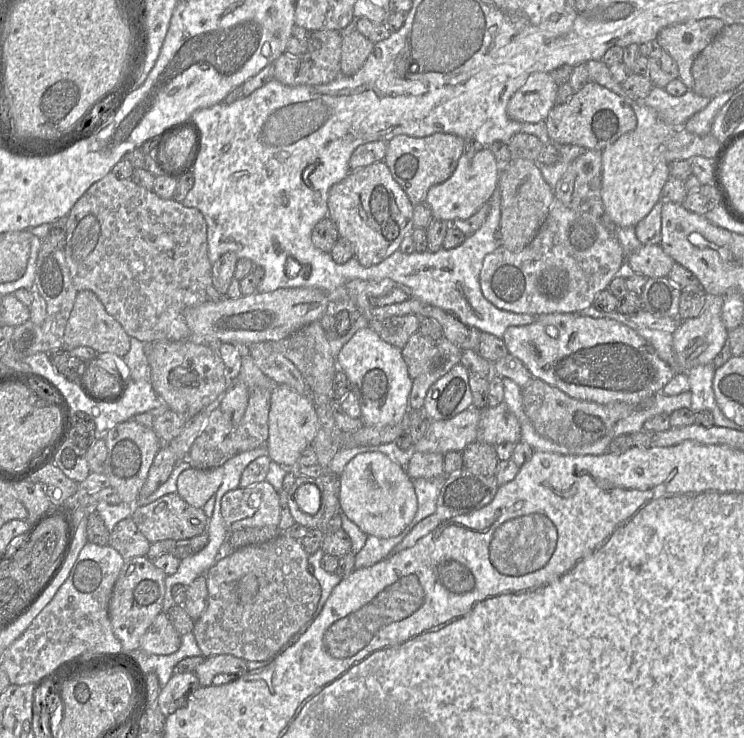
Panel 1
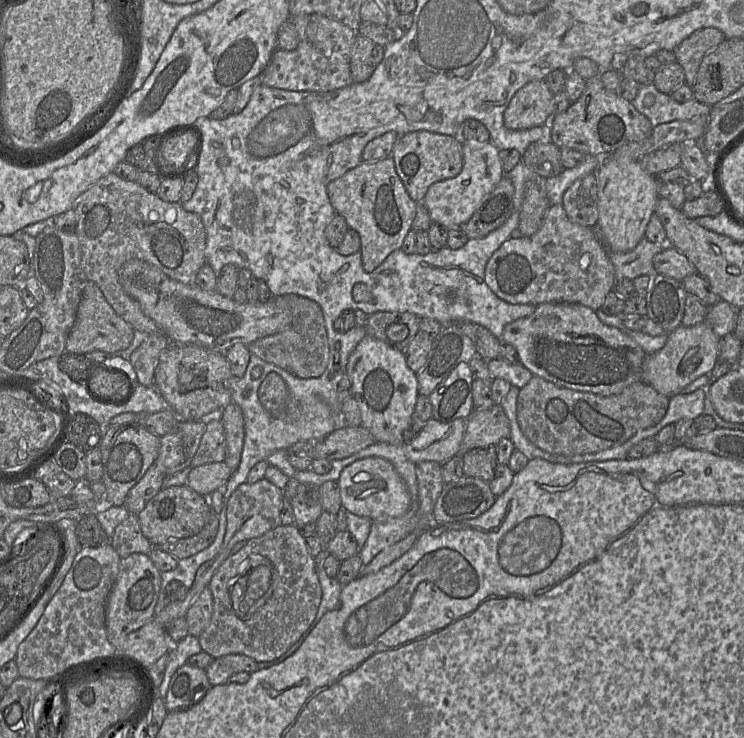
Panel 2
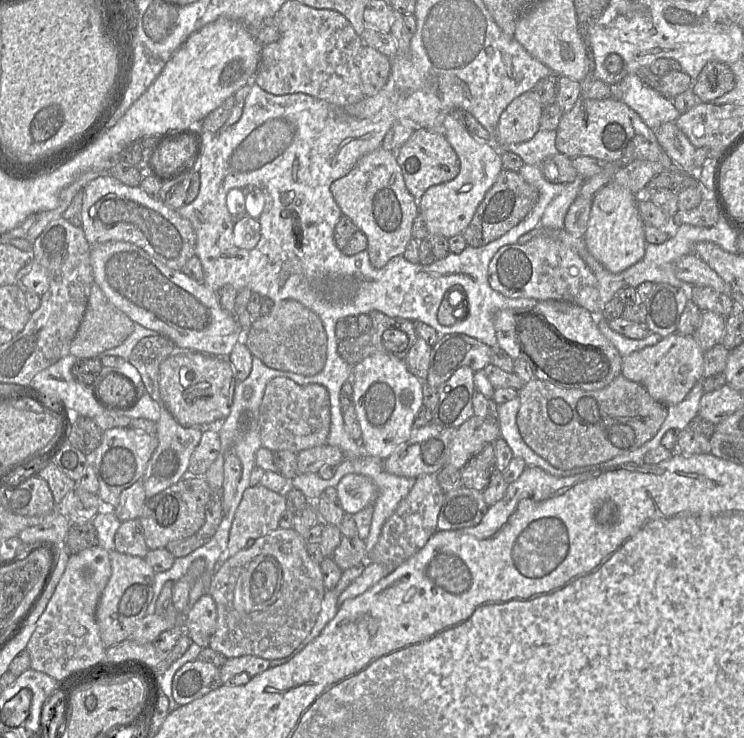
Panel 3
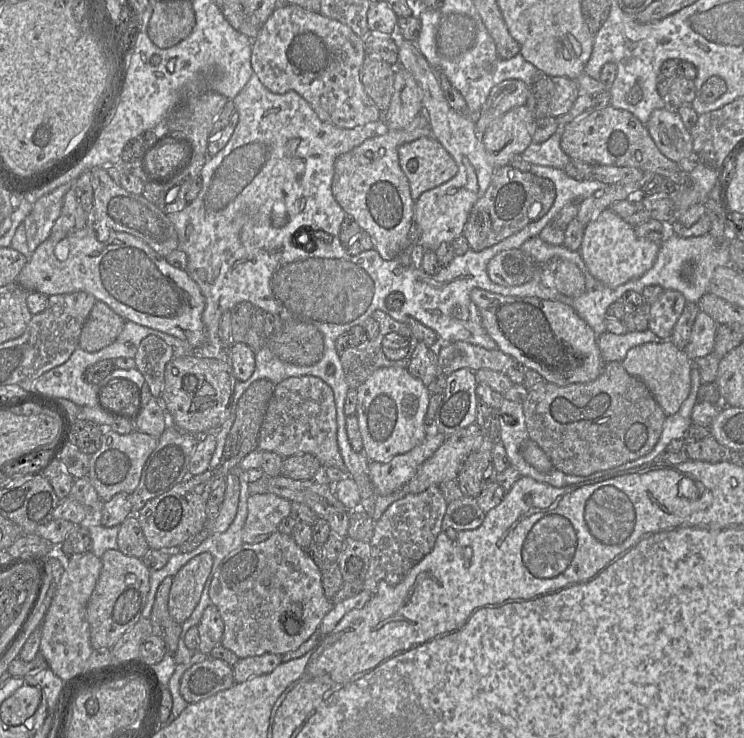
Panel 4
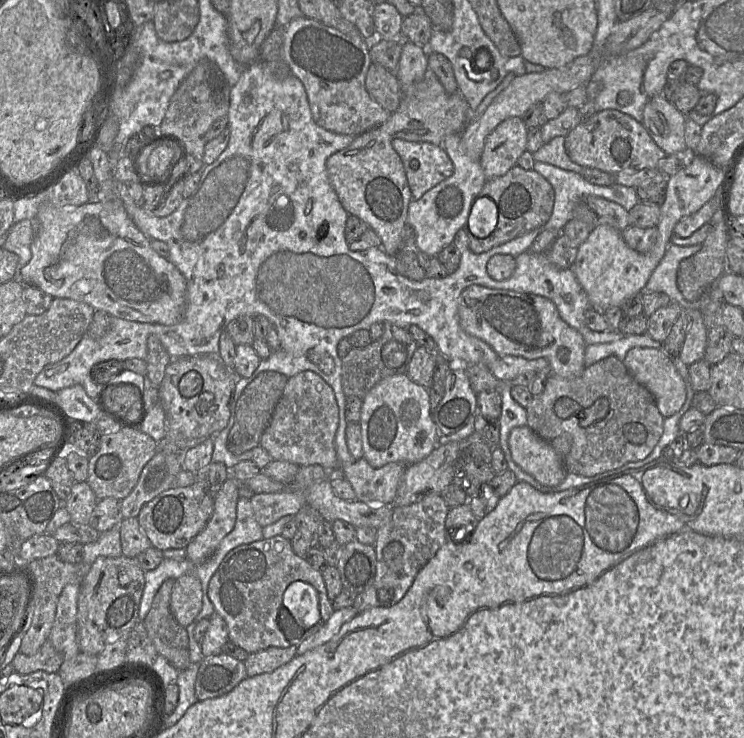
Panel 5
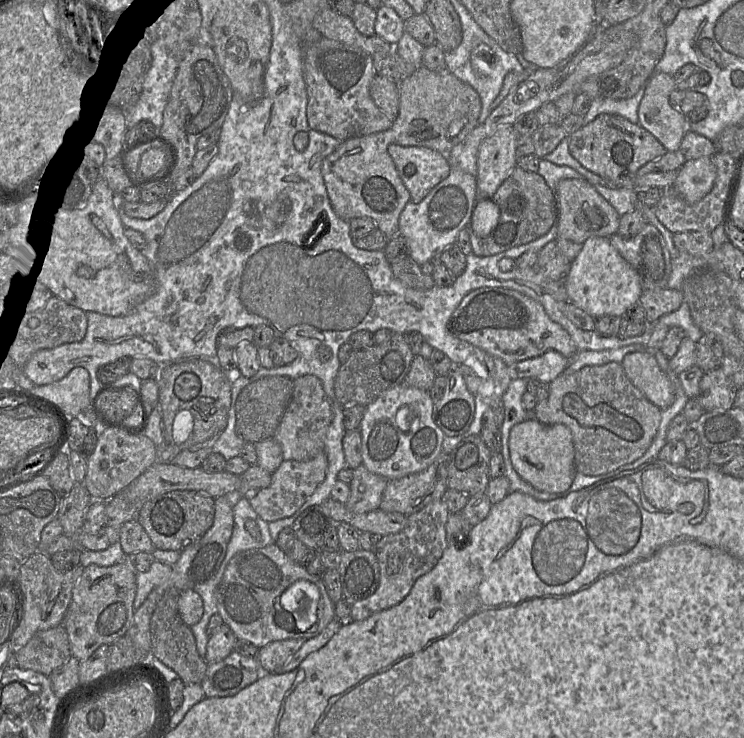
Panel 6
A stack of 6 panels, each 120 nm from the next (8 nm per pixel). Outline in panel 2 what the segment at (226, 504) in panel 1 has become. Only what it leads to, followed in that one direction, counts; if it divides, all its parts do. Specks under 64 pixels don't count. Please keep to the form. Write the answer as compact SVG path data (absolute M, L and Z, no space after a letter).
M264 478L253 484L243 483L239 485L228 500L226 534L219 553L200 566L196 572L194 583L184 599L168 604L160 614L155 614L153 619L162 625L166 625L175 619L185 618L189 608L199 598L202 591L209 586L212 576L231 555L231 550L236 543L260 537L281 525L282 503L283 491Z

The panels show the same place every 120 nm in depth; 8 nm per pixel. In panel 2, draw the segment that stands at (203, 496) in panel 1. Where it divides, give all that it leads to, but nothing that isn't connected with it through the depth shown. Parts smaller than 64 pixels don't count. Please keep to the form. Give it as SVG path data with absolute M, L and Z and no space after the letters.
M224 461L207 463L191 469L186 485L196 493L209 497L219 488L224 488L231 475Z

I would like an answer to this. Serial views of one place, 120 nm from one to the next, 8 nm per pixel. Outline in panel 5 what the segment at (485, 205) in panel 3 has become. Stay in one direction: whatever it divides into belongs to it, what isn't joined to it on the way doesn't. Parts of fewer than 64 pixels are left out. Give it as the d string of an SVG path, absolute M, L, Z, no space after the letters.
M514 166L505 175L486 181L478 197L487 197L495 203L498 219L495 229L486 238L479 239L466 233L469 250L474 254L487 252L544 226L551 217L555 195L551 184L539 173Z

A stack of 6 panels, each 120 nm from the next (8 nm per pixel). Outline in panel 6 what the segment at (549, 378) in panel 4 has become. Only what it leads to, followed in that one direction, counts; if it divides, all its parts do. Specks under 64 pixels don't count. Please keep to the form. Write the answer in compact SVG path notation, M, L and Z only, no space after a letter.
M482 287L469 292L452 314L448 329L457 338L501 358L507 365L541 356L548 350L555 350L569 359L579 351L569 333L547 315L539 302L512 289Z

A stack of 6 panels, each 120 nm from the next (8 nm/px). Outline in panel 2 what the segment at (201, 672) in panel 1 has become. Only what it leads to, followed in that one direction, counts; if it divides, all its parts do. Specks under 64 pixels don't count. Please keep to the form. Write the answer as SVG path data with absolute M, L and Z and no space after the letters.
M228 654L213 660L206 668L206 674L211 686L228 682L229 678L241 672L254 673L258 669L258 662L241 654Z

